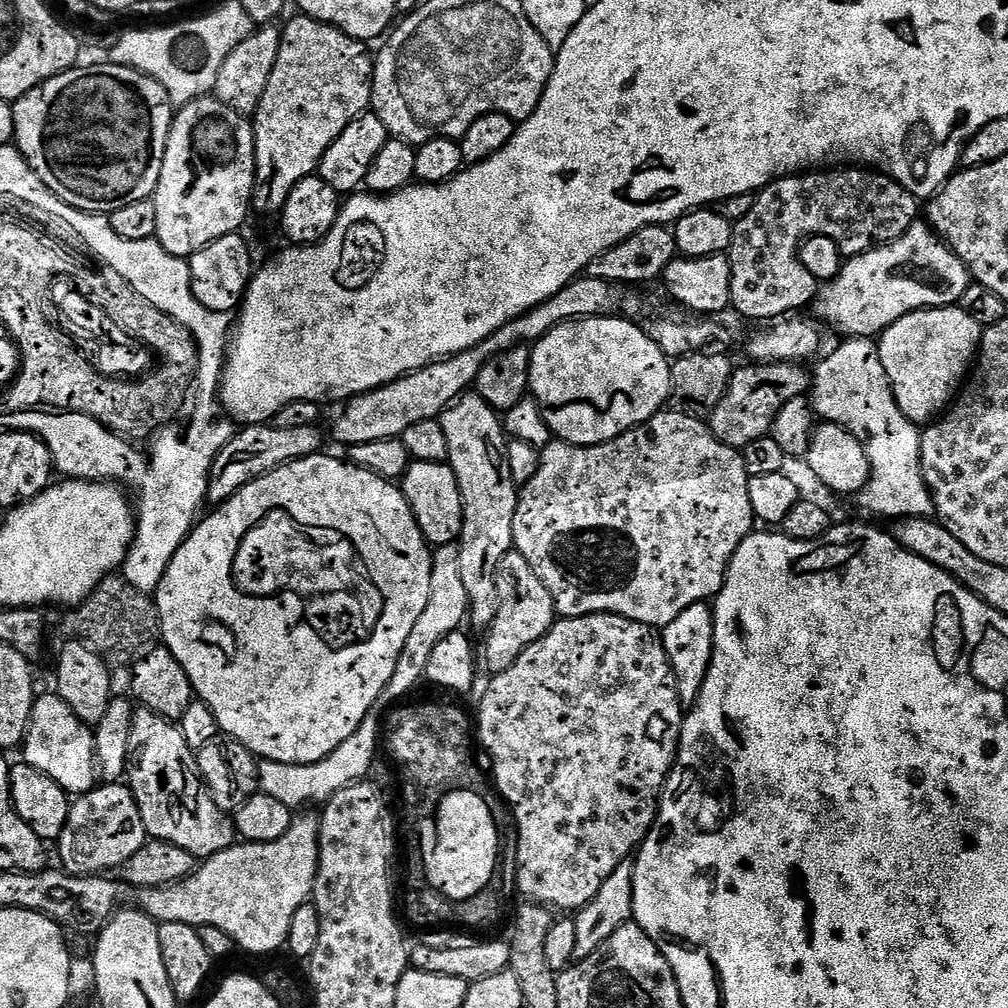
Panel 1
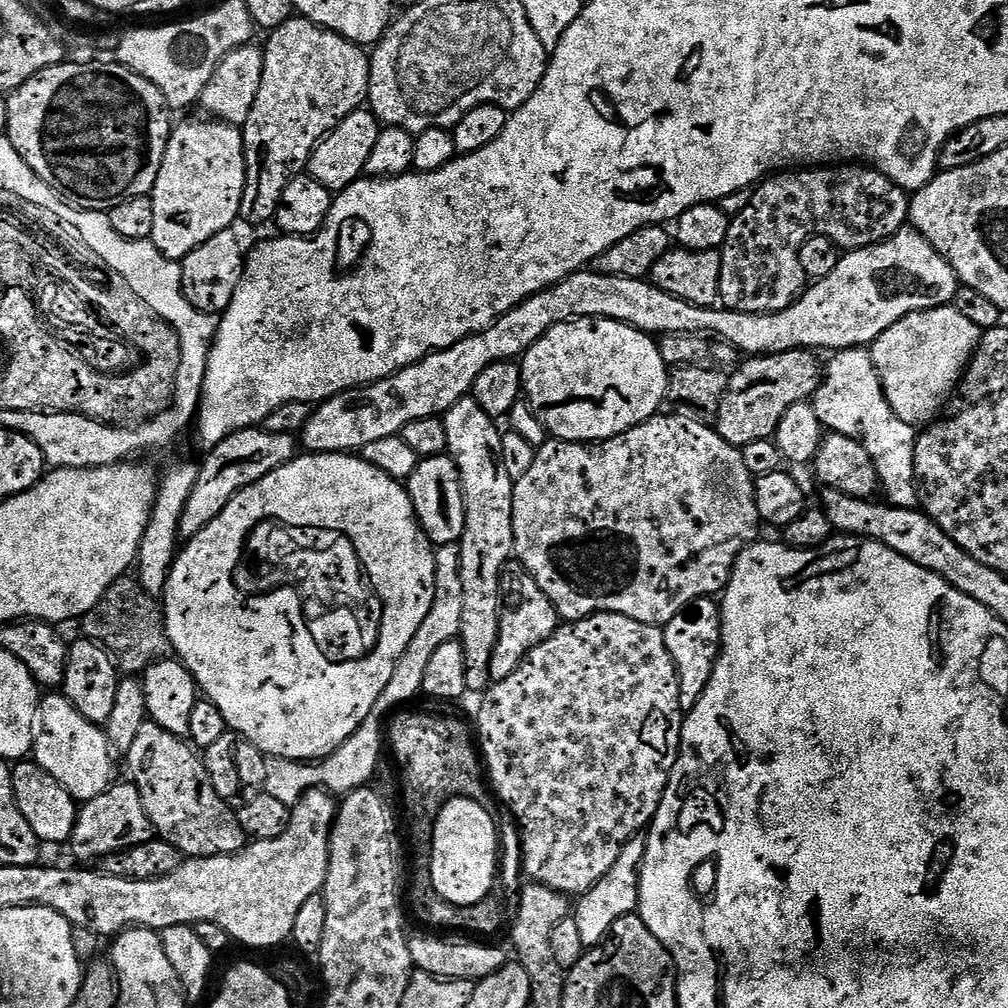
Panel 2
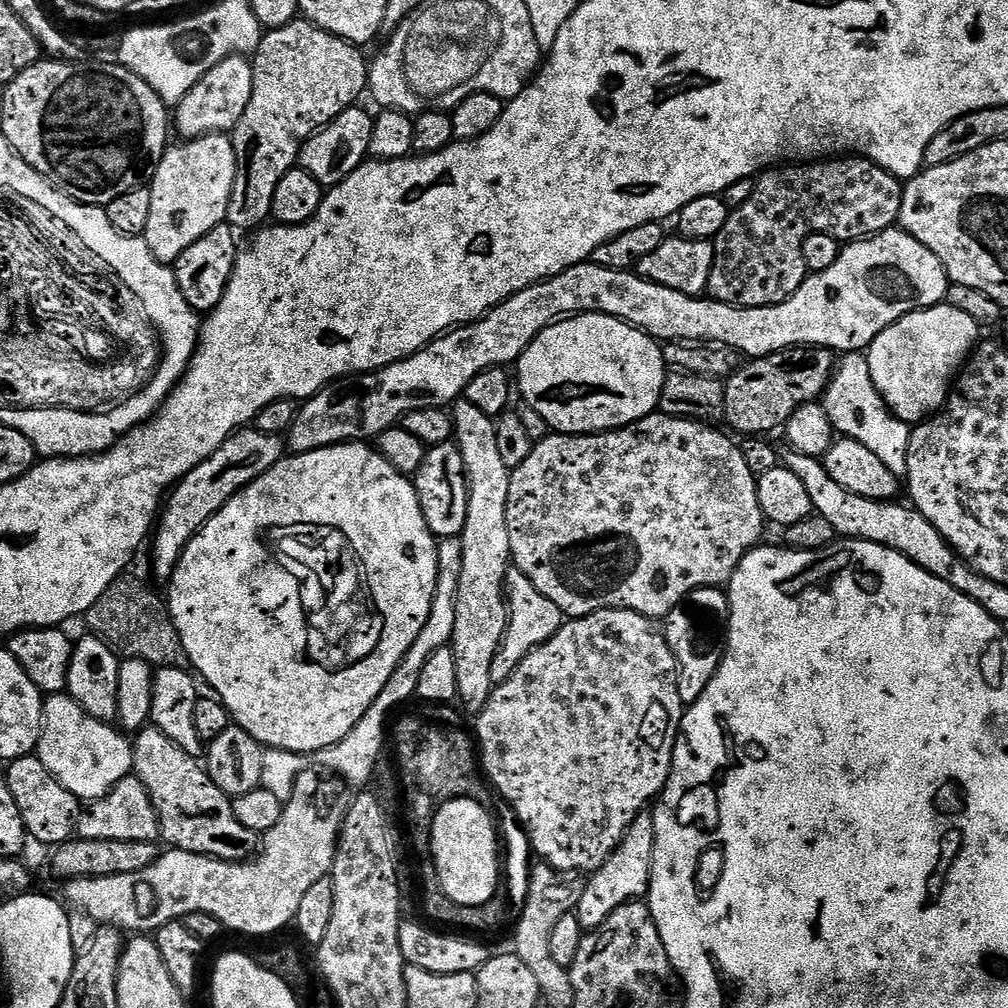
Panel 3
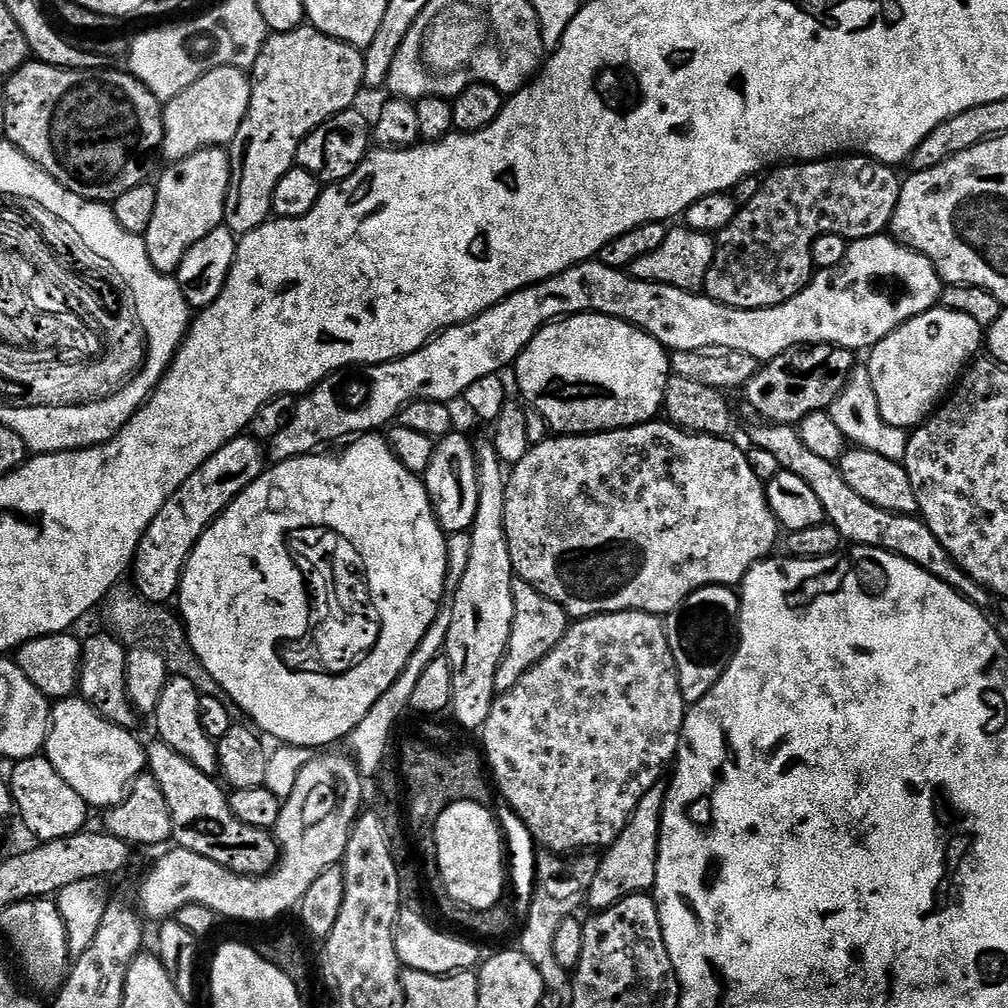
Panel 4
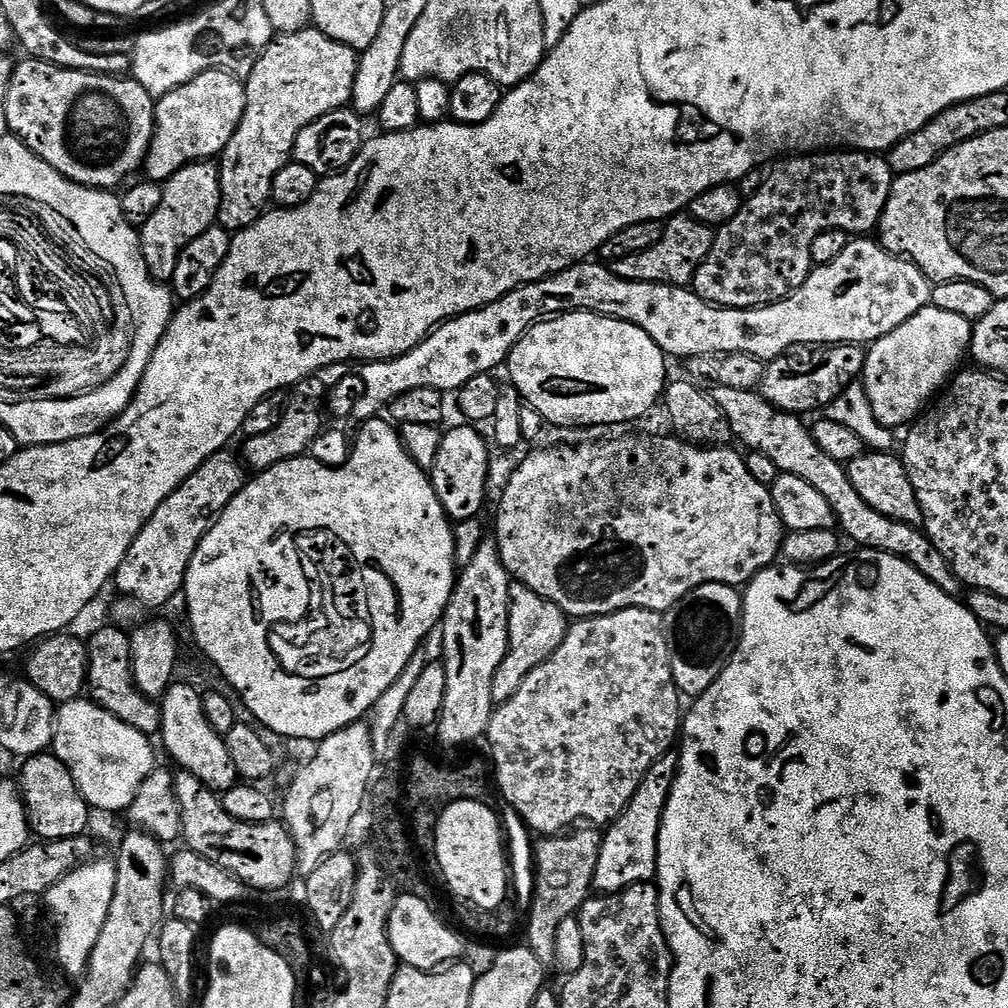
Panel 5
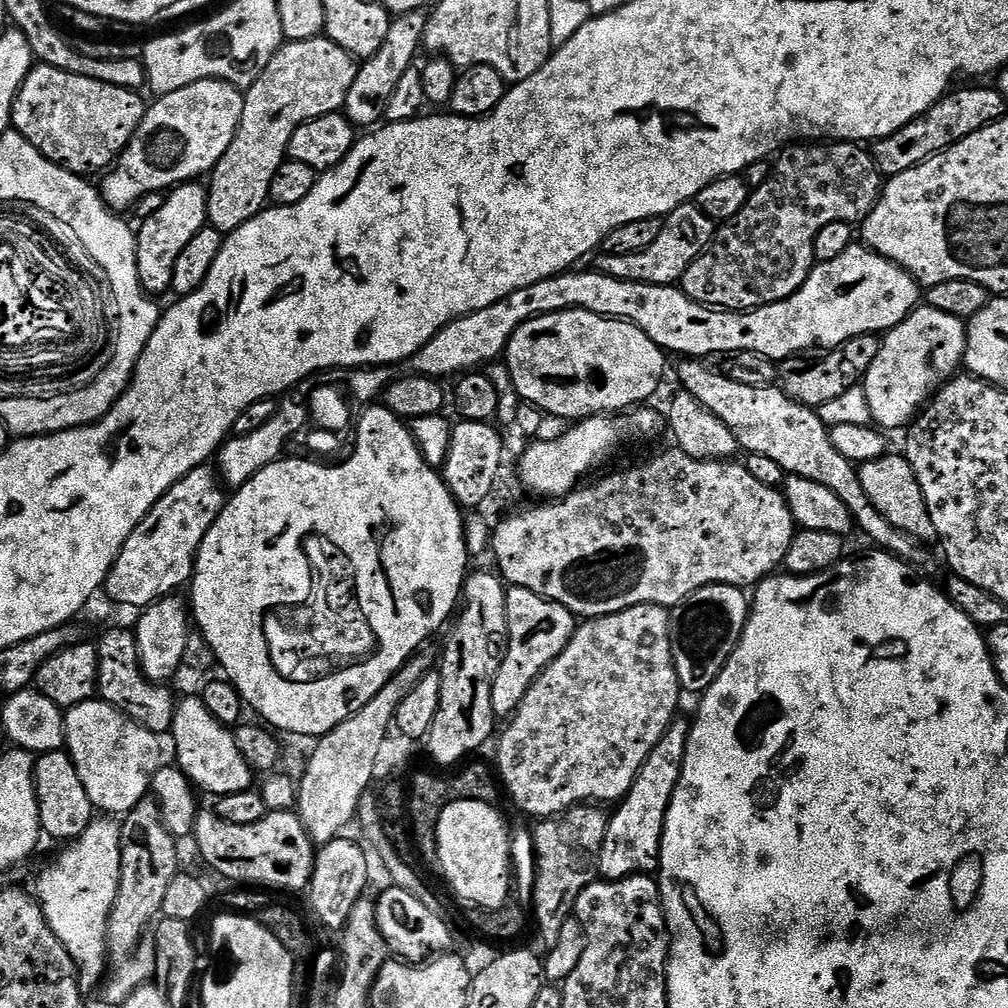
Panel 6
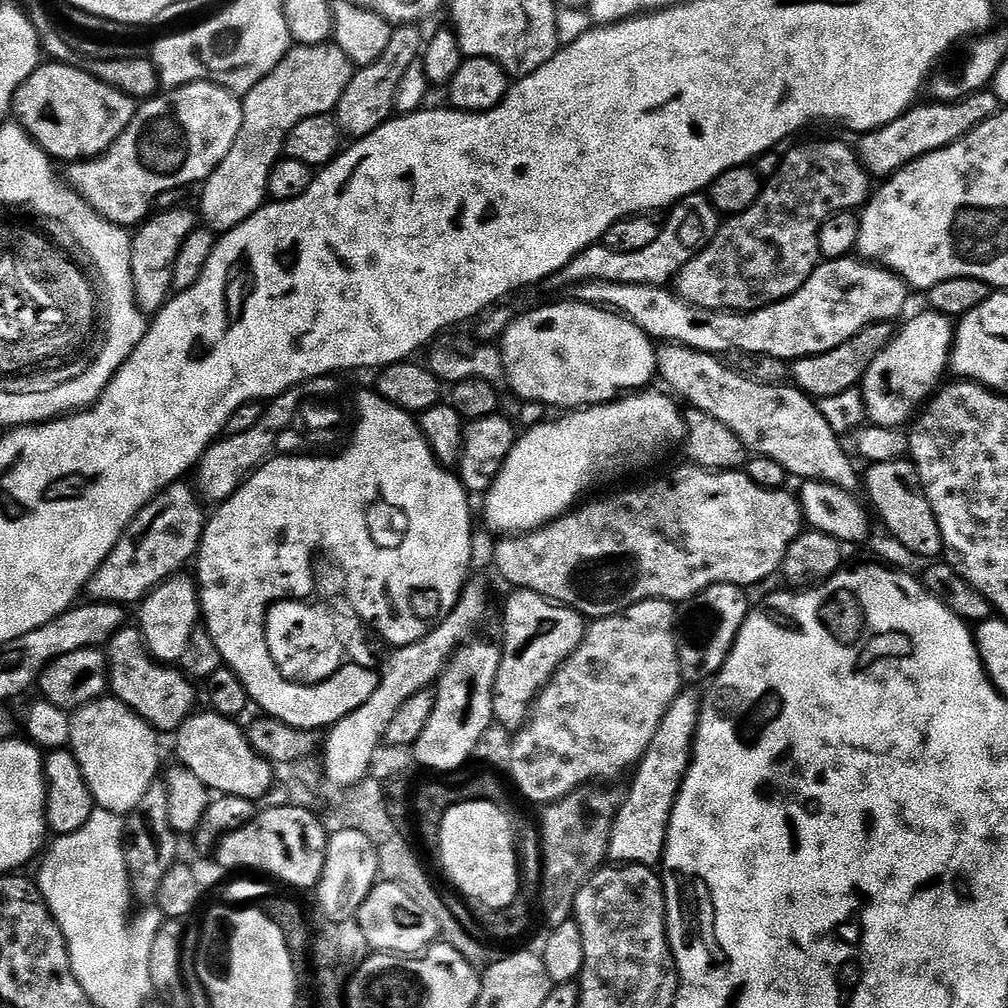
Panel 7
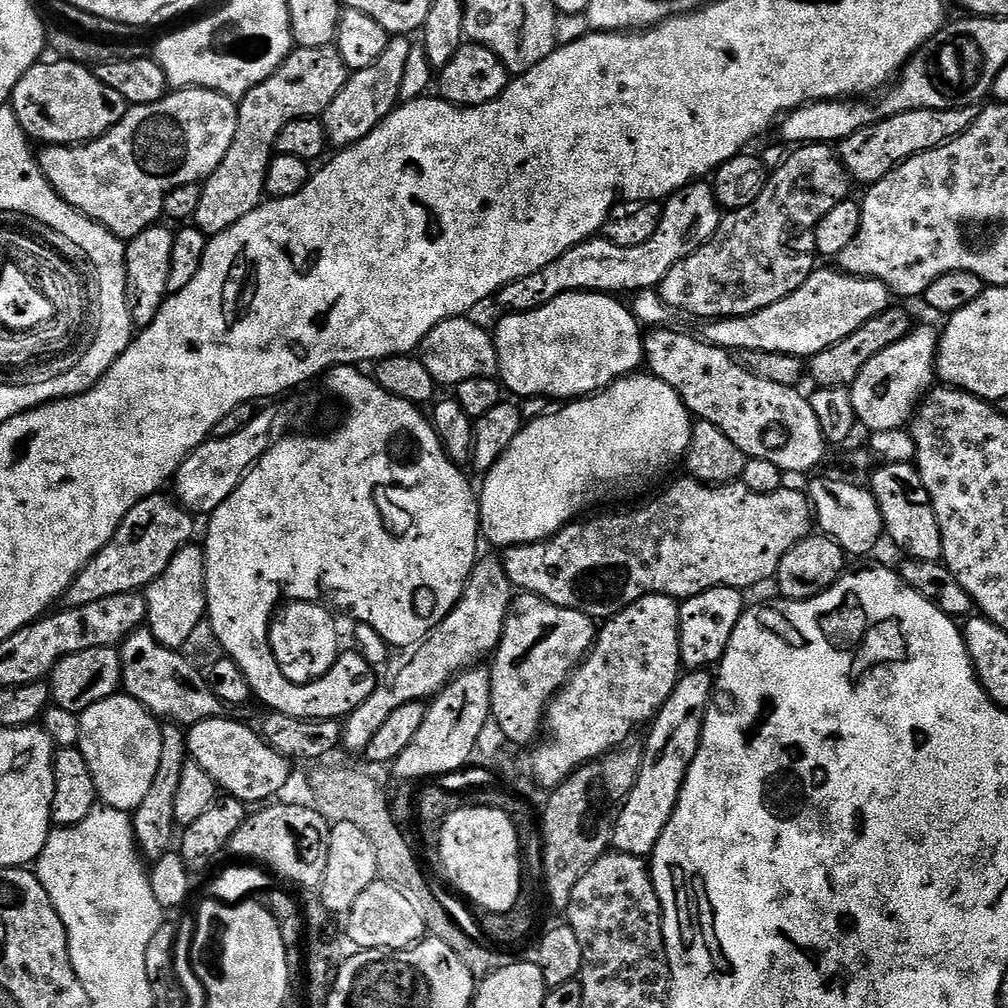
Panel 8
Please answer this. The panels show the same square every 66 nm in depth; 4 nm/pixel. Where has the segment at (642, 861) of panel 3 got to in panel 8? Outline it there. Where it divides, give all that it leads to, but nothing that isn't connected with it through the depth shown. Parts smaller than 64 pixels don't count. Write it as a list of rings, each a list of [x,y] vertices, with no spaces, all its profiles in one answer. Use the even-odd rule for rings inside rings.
[[[692,670],[681,675],[676,683],[675,690],[670,698],[660,708],[656,719],[651,721],[648,732],[648,745],[643,745],[640,773],[634,790],[630,790],[630,798],[624,804],[620,817],[616,823],[616,829],[612,835],[612,848],[617,852],[625,852],[631,856],[641,858],[651,857],[656,848],[658,838],[662,838],[662,830],[670,822],[670,818],[676,809],[676,803],[680,797],[680,791],[684,788],[684,779],[688,777],[690,766],[700,749],[700,739],[704,729],[704,720],[708,716],[708,710],[712,707],[714,695],[714,676],[708,670]]]

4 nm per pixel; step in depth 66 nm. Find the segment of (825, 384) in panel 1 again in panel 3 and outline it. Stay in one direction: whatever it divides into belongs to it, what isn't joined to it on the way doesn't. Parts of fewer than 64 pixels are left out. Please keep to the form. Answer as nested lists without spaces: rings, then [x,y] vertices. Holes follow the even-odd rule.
[[[863,351],[850,352],[839,357],[832,380],[822,397],[822,405],[835,431],[841,437],[862,442],[862,446],[872,451],[895,476],[903,477],[907,473],[912,428],[898,419],[886,406],[882,394],[878,394],[878,386],[874,386],[874,378],[870,376],[870,362]]]

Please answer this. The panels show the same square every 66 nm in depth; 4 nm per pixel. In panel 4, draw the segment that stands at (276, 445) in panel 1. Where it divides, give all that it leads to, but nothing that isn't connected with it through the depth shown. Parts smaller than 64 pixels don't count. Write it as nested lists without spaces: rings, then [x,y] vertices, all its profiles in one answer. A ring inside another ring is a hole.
[[[251,435],[235,436],[222,450],[215,452],[210,459],[158,510],[154,522],[146,529],[136,547],[136,558],[130,569],[136,575],[134,585],[145,600],[154,604],[167,605],[168,599],[180,591],[180,580],[184,577],[184,568],[188,565],[194,546],[202,534],[225,512],[232,502],[266,471],[266,452],[261,441],[253,440]]]

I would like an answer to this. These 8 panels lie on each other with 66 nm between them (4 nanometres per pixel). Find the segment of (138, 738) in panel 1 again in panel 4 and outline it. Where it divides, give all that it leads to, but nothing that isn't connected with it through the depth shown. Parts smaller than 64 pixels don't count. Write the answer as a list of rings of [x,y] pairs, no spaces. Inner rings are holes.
[[[155,743],[147,745],[146,768],[162,786],[162,794],[166,794],[166,806],[170,808],[172,819],[172,840],[179,847],[202,854],[202,858],[210,858],[210,862],[218,862],[239,876],[269,875],[280,859],[275,835],[267,828],[238,822],[228,805],[225,789],[220,789],[213,777],[202,774],[198,766],[186,762],[186,758],[170,745]]]

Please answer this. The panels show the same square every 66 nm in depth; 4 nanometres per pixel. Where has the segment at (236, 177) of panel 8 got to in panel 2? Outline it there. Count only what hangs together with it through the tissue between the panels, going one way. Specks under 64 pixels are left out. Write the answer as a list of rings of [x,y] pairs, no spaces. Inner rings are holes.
[[[293,18],[267,33],[268,44],[263,45],[264,69],[258,86],[258,98],[242,126],[244,134],[244,161],[246,162],[246,186],[242,194],[239,219],[248,224],[264,224],[275,221],[282,190],[286,190],[295,176],[308,167],[308,159],[329,132],[335,130],[350,113],[365,103],[368,95],[368,79],[372,77],[370,56],[359,44],[353,44],[344,36],[322,28],[313,20]]]

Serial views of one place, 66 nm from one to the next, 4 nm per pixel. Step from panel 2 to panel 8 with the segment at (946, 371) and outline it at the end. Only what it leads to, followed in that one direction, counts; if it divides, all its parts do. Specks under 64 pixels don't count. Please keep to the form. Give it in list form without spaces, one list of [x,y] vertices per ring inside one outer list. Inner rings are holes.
[[[915,327],[906,339],[882,350],[856,376],[850,385],[857,421],[869,428],[869,433],[888,431],[895,433],[911,421],[918,405],[933,387],[937,375],[937,329]]]

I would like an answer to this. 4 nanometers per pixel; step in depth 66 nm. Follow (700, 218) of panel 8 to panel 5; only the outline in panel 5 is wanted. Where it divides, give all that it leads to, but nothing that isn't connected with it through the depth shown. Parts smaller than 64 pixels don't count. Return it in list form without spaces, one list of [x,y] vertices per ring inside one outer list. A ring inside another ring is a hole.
[[[677,214],[664,224],[662,242],[658,246],[650,246],[642,254],[630,254],[630,258],[615,261],[614,271],[622,278],[634,282],[650,282],[651,284],[673,284],[676,288],[689,287],[702,262],[712,249],[713,229],[698,222],[690,214]]]

